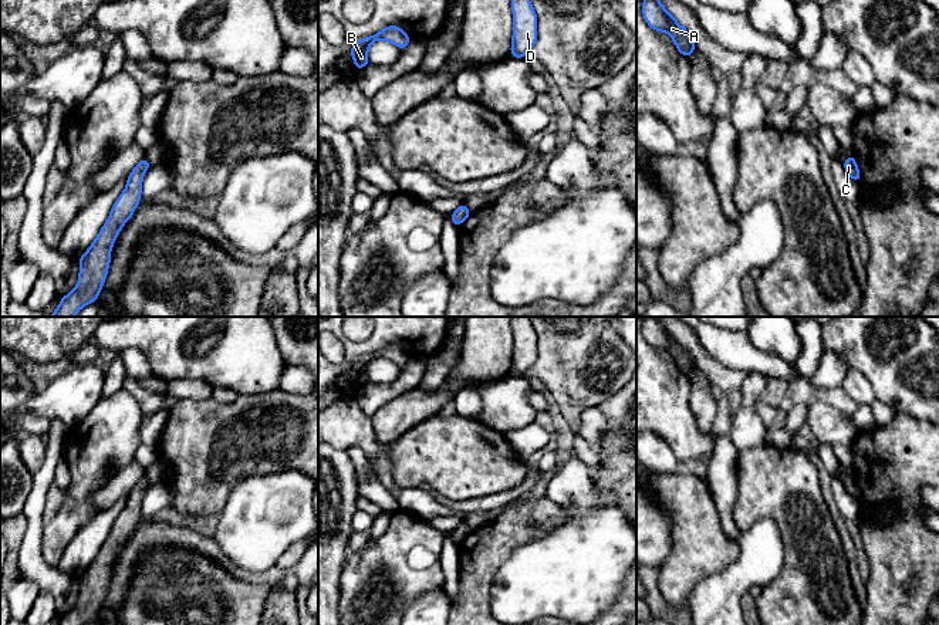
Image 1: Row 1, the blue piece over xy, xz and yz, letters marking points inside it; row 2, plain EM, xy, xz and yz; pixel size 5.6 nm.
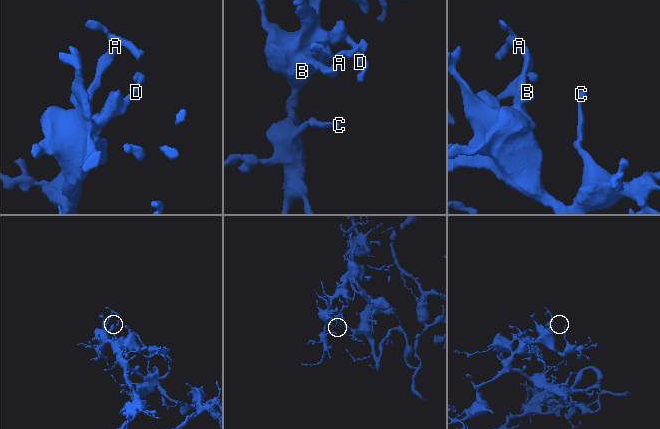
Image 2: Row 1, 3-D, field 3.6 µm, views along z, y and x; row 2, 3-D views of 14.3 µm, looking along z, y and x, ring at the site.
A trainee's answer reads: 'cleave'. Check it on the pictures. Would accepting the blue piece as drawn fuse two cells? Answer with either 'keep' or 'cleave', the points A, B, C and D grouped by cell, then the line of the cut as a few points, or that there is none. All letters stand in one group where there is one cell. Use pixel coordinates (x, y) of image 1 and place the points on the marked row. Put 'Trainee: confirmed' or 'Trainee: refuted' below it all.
keep | A B C D | no cut
Trainee: refuted

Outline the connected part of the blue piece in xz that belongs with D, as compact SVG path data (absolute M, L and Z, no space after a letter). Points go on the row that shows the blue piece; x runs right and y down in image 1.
M511 0L513 38L510 57L524 58L537 41L537 14L530 0Z

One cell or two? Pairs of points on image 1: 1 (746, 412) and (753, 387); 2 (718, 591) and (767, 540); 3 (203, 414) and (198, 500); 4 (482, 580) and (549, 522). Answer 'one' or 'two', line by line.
1: one
2: one
3: one
4: one

